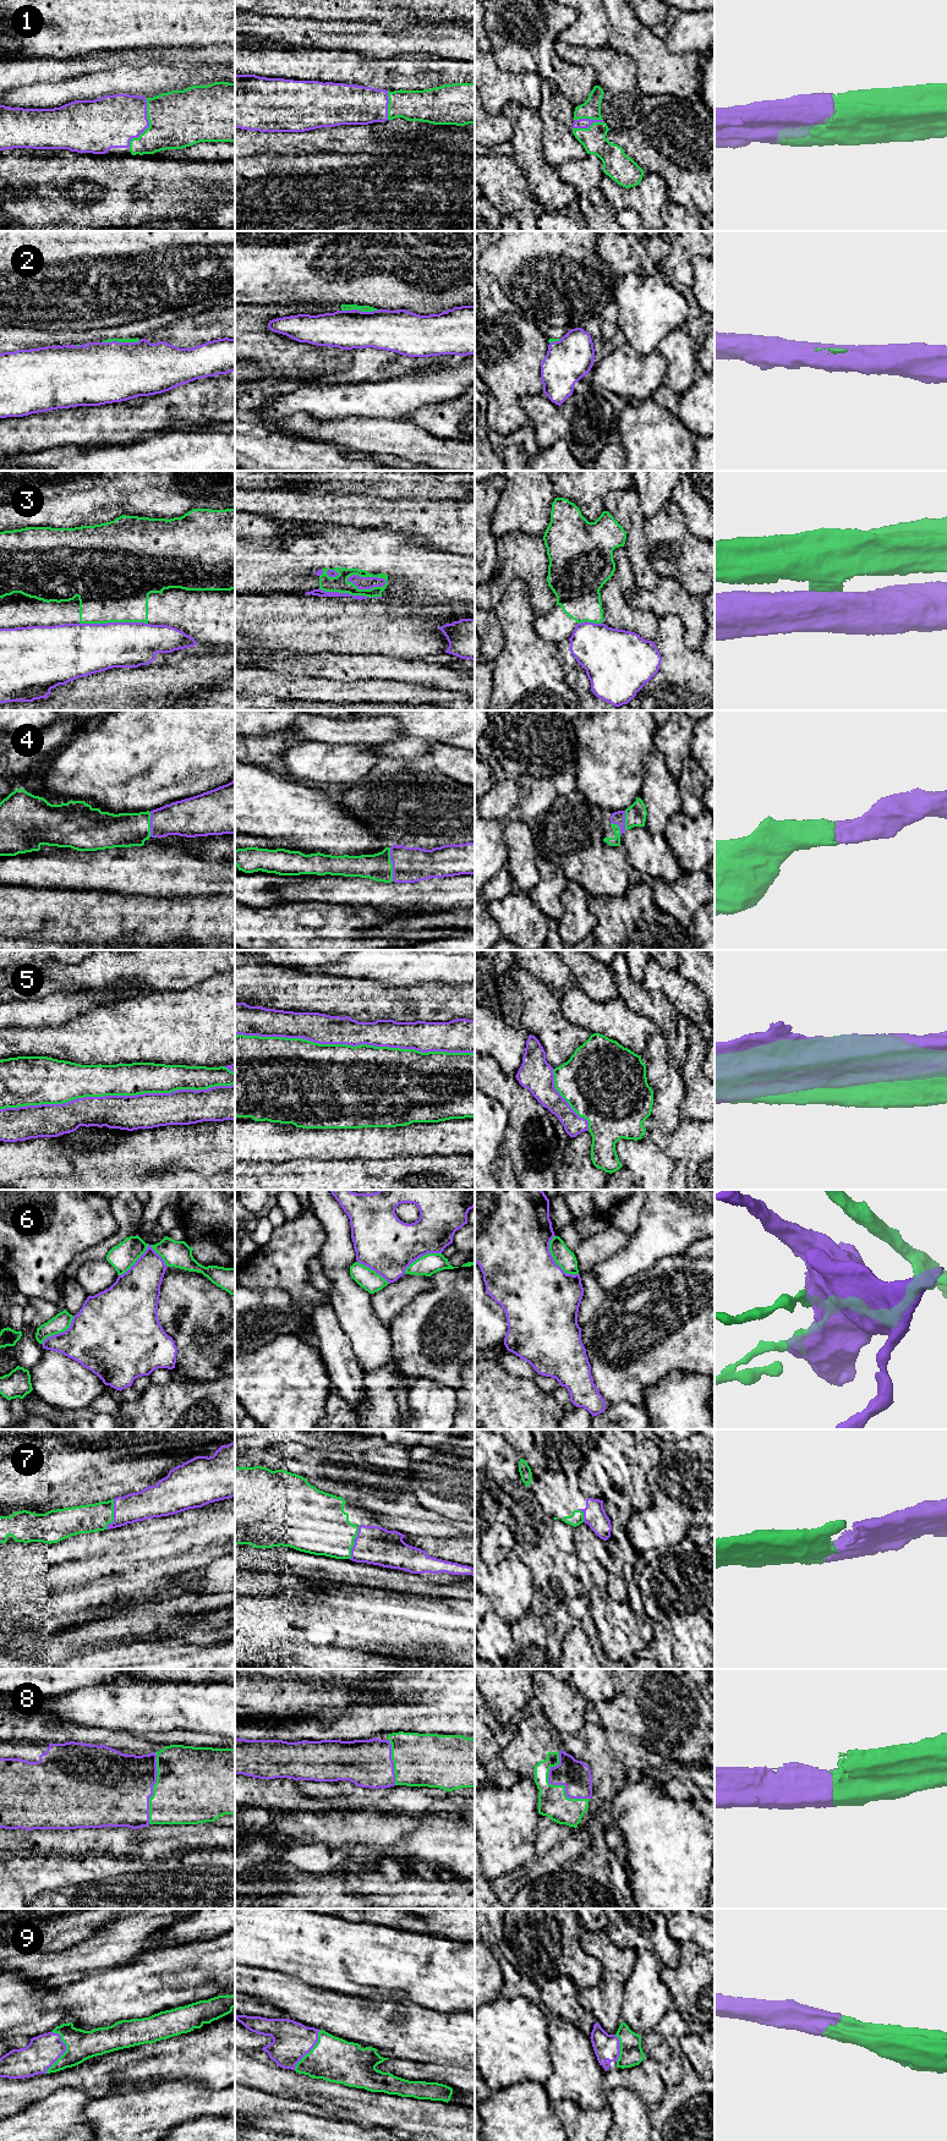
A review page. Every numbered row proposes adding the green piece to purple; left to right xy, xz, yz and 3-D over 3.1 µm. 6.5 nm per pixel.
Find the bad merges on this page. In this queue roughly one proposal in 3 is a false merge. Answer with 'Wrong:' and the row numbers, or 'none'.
Wrong: 3, 5, 6

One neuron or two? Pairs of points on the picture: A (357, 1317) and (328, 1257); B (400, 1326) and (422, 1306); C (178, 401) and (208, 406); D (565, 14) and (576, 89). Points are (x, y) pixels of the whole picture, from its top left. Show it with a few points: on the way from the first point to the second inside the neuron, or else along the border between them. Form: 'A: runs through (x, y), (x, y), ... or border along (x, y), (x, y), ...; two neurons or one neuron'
A: runs through (351, 1302), (344, 1293), (338, 1272); one neuron
B: runs through (405, 1323), (417, 1311); one neuron
C: runs through (185, 401), (201, 401); one neuron
D: runs through (549, 32), (548, 51), (560, 71); one neuron

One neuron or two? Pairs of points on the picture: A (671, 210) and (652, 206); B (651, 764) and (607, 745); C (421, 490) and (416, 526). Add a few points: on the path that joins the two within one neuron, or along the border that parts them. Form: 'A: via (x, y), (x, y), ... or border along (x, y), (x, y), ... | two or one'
A: border along (668, 199), (662, 206), (661, 218) | two
B: border along (655, 748), (645, 758), (644, 785), (640, 789) | two
C: border along (390, 499), (449, 499) | two

